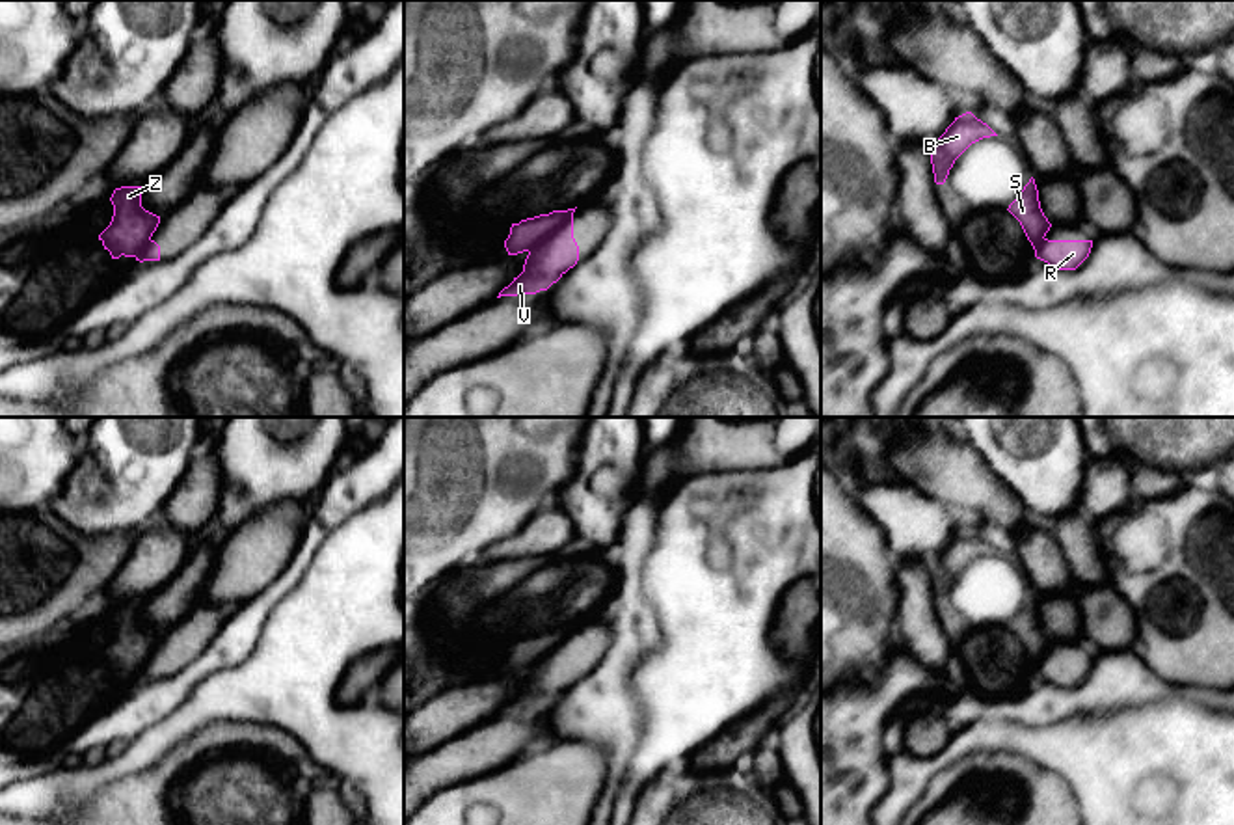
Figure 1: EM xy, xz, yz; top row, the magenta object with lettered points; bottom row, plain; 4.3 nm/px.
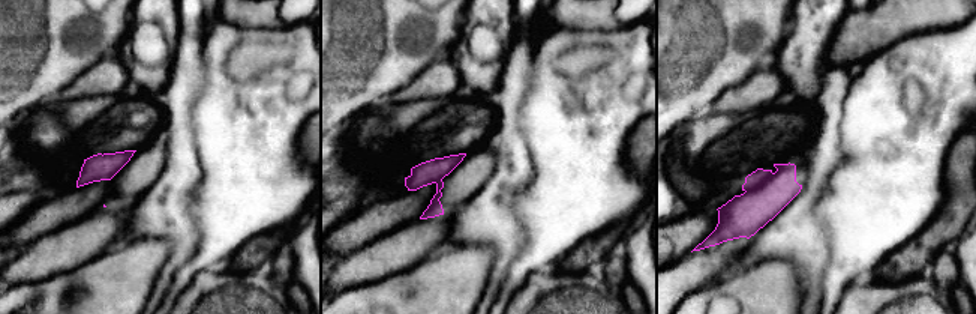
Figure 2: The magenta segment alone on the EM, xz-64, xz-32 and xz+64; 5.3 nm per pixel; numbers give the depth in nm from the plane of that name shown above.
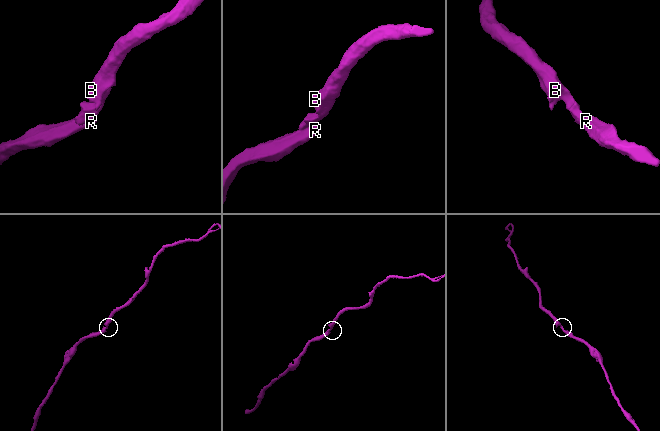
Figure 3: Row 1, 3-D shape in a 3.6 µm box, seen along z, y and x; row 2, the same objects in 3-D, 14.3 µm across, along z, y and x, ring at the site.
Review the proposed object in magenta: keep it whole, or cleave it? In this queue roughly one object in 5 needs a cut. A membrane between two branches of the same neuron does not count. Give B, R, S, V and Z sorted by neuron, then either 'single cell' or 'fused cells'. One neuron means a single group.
groups B S Z / R V; fused cells

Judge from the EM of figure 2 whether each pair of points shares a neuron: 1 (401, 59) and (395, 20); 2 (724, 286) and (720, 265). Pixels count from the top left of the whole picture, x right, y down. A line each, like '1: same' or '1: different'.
1: same
2: different

